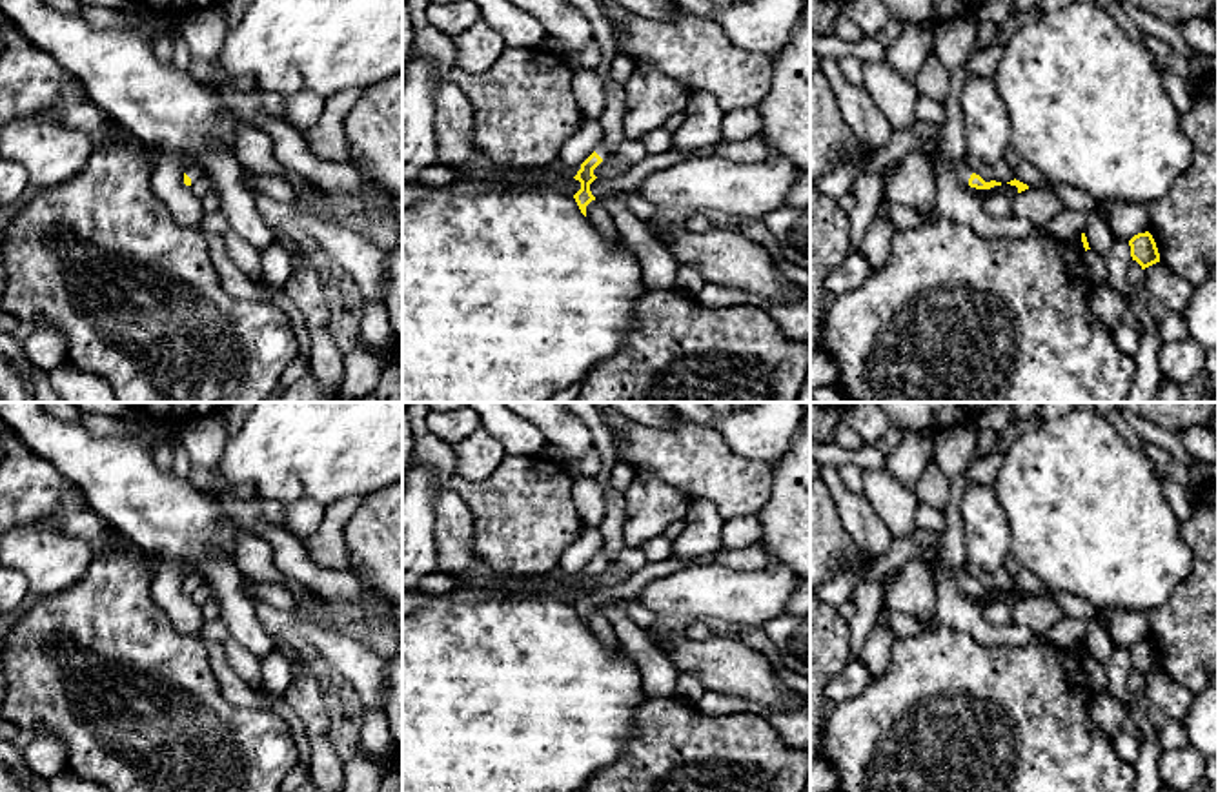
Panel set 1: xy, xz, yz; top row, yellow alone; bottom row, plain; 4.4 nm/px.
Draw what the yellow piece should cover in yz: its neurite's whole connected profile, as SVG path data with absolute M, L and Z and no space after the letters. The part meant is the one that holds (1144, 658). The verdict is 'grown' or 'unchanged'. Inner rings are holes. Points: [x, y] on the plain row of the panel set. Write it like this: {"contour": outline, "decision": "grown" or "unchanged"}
{"contour": "M1149 639L1134 643L1129 654L1132 668L1136 668L1142 677L1160 670L1156 650Z", "decision": "unchanged"}

